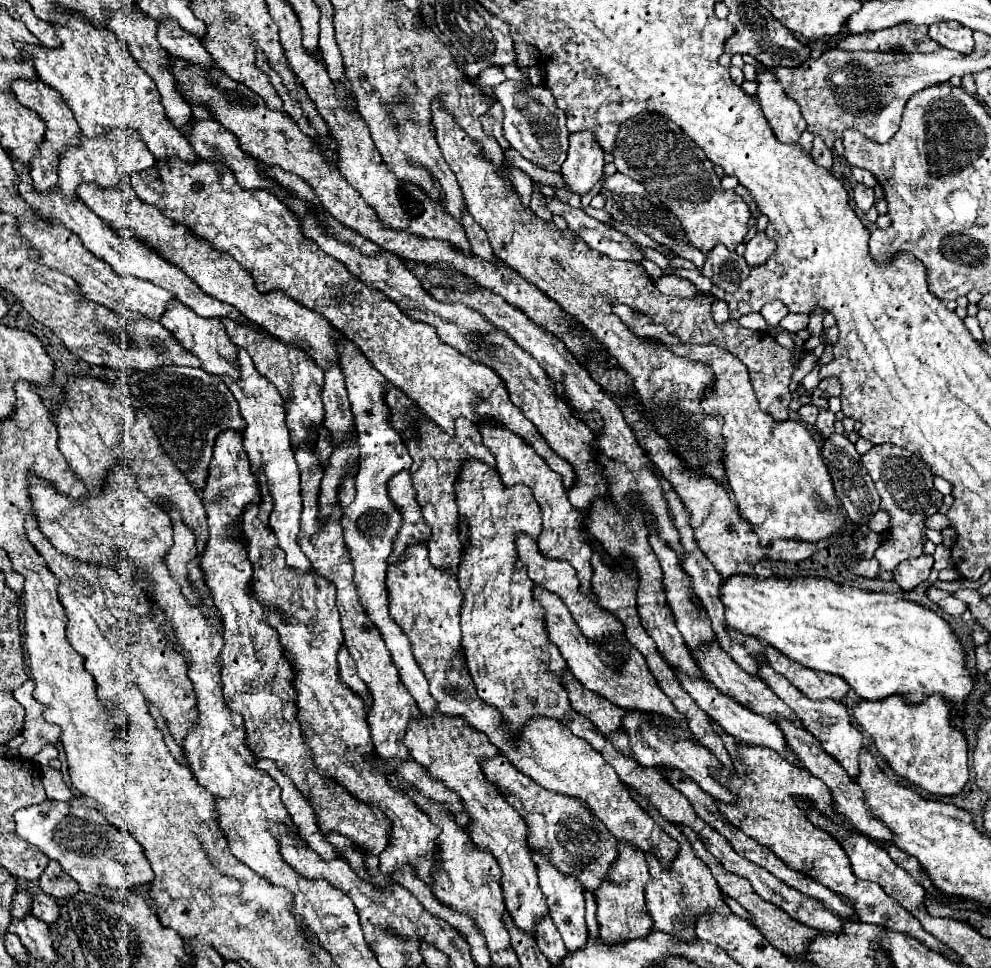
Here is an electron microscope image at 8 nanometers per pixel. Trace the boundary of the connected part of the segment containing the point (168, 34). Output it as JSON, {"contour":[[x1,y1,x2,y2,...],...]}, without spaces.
{"contour":[[160,21,158,25,158,41,170,55,204,65,204,69,214,65,210,53,204,49,202,41,196,35,186,33,186,29,182,29,174,21]]}

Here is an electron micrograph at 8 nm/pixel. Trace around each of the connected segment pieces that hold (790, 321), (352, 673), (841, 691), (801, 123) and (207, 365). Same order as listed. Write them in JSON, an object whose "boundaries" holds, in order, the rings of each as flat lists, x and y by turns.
{"boundaries":[[[788,313,784,317,784,321,780,321,780,327,790,331,790,333,798,333,802,329,808,327,808,315,796,315,796,313]],[[344,645,340,647,340,653,338,653,338,665,340,665,340,679,352,691,356,691,366,701,366,705,368,705,368,693,364,689,364,683,360,683,360,679,356,675,356,665,354,665,354,661,352,661,352,657,350,657,350,653,348,653,348,649]],[[766,647,764,651,768,665,780,675,784,675,796,689,800,689,808,699,820,701,820,699,834,699,840,701,848,691,848,683,836,675,830,673,816,673,812,669,802,667,800,663,784,657,774,647]],[[758,65,756,67,756,97,762,105,762,111,772,125,778,141,796,143,806,129,806,121,800,113,800,107,794,99,790,99,784,87,778,83,774,69]],[[174,301,167,305,166,313,160,319,162,327,166,327,176,341,190,351,192,355,196,355,202,361,202,369,210,375,216,377,228,377,230,381,238,381,240,379,240,365,238,365,238,349,236,345,232,345,230,337,224,331,222,321,208,321,200,315,196,315,192,309,184,307,180,301]]]}

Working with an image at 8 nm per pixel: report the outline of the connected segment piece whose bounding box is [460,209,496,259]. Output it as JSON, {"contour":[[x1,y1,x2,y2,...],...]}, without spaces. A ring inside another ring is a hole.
{"contour":[[464,209,464,215,462,215,462,219,460,219,460,225,462,225,464,231,466,231,466,237,468,237,468,241,470,241,470,247,472,247,472,253,474,253,474,255,496,259,494,253,492,253,490,241,488,241,486,233,484,233,484,229,472,219,472,215,470,215,466,209]]}

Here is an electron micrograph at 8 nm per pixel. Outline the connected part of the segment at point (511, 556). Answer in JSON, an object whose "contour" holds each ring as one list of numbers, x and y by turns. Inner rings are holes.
{"contour":[[470,461,464,463,464,469,460,469,460,477,456,481,456,503,460,517,468,521,468,537,466,537,466,551,460,559,460,571,458,571,458,583,464,593,464,607,462,607,462,649,466,657,468,671,474,679,474,685,478,689,478,697,486,703,498,707,498,711,504,715,504,721,518,729,518,725,524,725,530,717,546,715,556,717,558,721,566,724,572,733,585,739,594,749,602,753,602,757,618,773,618,777,632,785,642,797,648,797,652,805,672,823,690,827,700,841,706,845,706,849,720,861,720,865,744,879,750,881,752,889,768,903,778,905,784,909,792,919,814,927,814,929,840,929,842,921,824,909,822,903,818,903,812,897,804,897,804,893,784,885,784,881,772,877,766,869,760,869,758,865,752,865,750,861,744,861,730,845,716,833,712,827,708,827,696,813,692,813,692,807,680,793,672,789,660,777,660,771,656,767,636,769,632,761,621,753,616,753,604,741,604,735,598,731,592,721,586,717,576,715,576,711,568,705,568,695,564,693,564,687,560,685,560,677,564,675,566,661,562,659,558,647,548,639,546,631,546,619,544,609,534,599,532,589,534,581,526,573,526,565,518,563,518,551,516,551,516,537,520,533,532,537,538,541,538,535,542,531,542,517,540,507,534,501,534,495,528,487,504,487,498,473,490,469,482,461]]}

